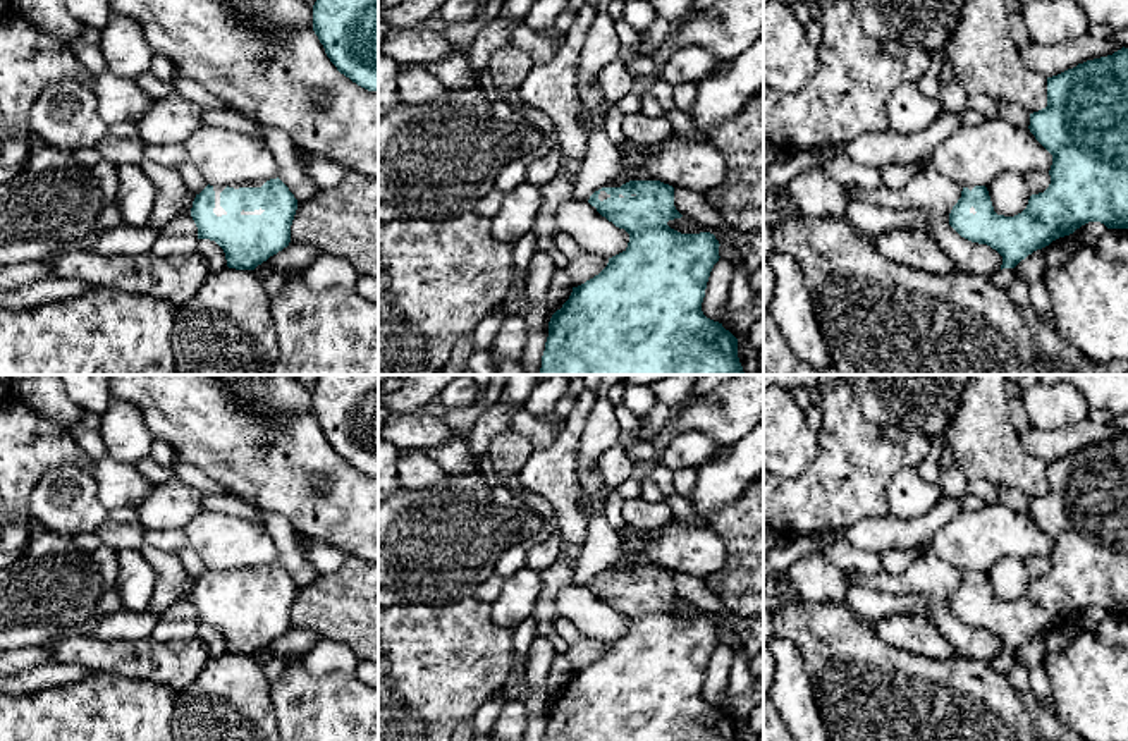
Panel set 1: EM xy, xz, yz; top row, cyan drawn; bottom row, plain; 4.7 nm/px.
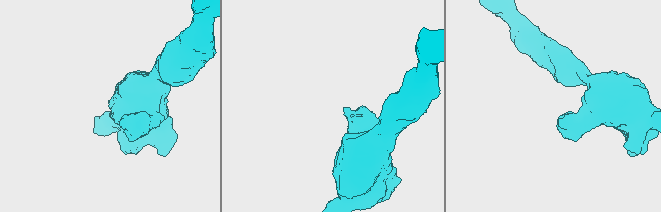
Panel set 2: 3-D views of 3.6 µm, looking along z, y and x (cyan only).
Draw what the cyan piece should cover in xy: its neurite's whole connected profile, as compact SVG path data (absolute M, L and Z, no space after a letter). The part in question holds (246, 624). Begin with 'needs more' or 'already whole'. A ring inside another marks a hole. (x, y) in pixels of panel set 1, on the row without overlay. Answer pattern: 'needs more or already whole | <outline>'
needs more | M277 562L251 569L206 571L196 579L191 602L198 612L198 624L215 626L225 638L227 652L254 655L291 628L291 610L297 585Z

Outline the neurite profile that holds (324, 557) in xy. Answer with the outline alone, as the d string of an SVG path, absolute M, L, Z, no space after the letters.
M304 536L299 543L299 550L320 576L339 571L347 560L347 555L339 548L327 543L316 543Z

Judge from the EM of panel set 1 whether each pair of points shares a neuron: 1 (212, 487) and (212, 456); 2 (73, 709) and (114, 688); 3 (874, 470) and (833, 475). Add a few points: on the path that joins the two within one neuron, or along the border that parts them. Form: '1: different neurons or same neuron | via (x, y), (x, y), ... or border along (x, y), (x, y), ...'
1: different neurons | border along (210, 477), (227, 489)
2: same neuron | via (83, 709), (93, 709), (104, 698)
3: same neuron | via (864, 470), (843, 475)

